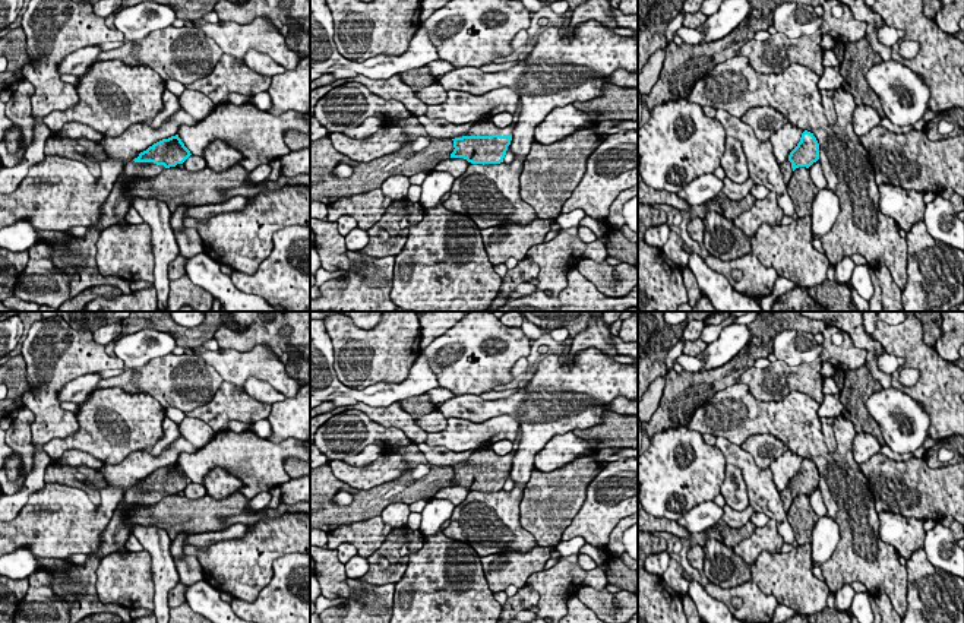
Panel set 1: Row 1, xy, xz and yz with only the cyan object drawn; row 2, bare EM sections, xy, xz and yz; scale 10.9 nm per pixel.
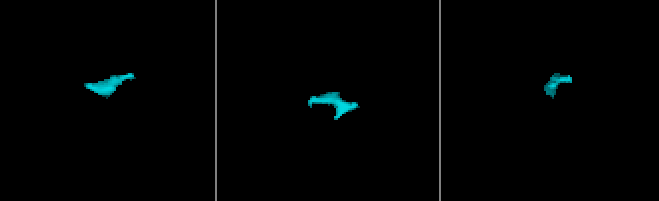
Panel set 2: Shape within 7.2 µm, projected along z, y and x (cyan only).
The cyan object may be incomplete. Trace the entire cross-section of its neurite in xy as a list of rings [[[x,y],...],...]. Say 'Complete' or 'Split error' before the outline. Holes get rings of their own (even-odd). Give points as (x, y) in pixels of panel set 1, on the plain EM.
Split error. [[[176,462],[154,471],[124,496],[132,499],[135,505],[154,506],[165,496],[183,491],[190,483],[190,478]]]

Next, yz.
Split error. [[[805,458],[802,461],[800,469],[790,480],[788,487],[780,491],[784,510],[788,512],[793,499],[799,494],[809,496],[813,490],[819,487],[819,471],[813,461]]]

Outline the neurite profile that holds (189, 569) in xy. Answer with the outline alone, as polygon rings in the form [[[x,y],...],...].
[[[183,551],[180,557],[174,559],[174,563],[180,576],[180,582],[186,586],[203,581],[203,569],[196,556],[186,554]]]

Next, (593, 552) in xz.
[[[585,543],[582,545],[582,548],[579,550],[579,554],[581,556],[590,556],[595,562],[597,567],[607,570],[609,562],[601,557],[598,547]]]

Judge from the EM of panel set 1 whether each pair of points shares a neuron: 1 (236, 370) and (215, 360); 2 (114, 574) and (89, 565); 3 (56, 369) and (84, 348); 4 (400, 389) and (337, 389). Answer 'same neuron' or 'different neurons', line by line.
1: same neuron
2: different neurons
3: same neuron
4: same neuron

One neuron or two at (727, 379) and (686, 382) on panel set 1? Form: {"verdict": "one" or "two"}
{"verdict": "one"}

